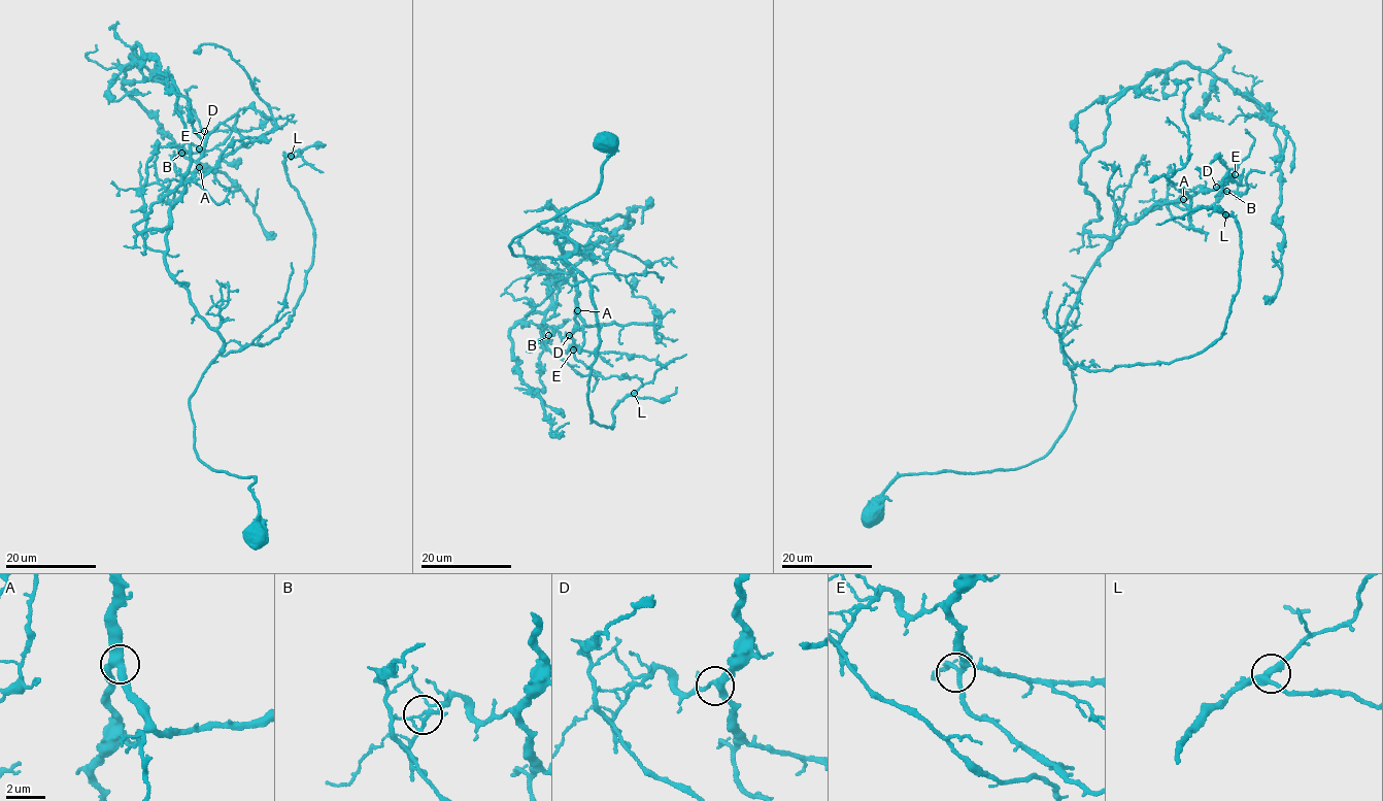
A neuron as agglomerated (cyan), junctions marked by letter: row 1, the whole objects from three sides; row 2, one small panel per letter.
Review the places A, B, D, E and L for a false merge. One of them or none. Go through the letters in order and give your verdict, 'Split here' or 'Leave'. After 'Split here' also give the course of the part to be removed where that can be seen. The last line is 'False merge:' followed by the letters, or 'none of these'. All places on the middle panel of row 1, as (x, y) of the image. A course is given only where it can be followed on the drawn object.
A: Leave
B: Split here. Course of the part to remove: (549, 335), (541, 334), (539, 328), (554, 312), (554, 285), (550, 285), (551, 292), (529, 316)
D: Leave
E: Leave
L: Leave
False merge: B

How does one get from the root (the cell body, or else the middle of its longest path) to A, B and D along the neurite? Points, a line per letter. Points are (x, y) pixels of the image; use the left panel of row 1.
A: (254, 539), (256, 479), (209, 468), (194, 445), (190, 397), (224, 340), (165, 261), (170, 211), (199, 167)
B: (254, 539), (256, 479), (209, 468), (194, 445), (190, 397), (224, 340), (165, 261), (203, 155), (182, 153)
D: (254, 539), (256, 479), (209, 468), (194, 445), (190, 397), (224, 340), (165, 261), (170, 211), (199, 148)

